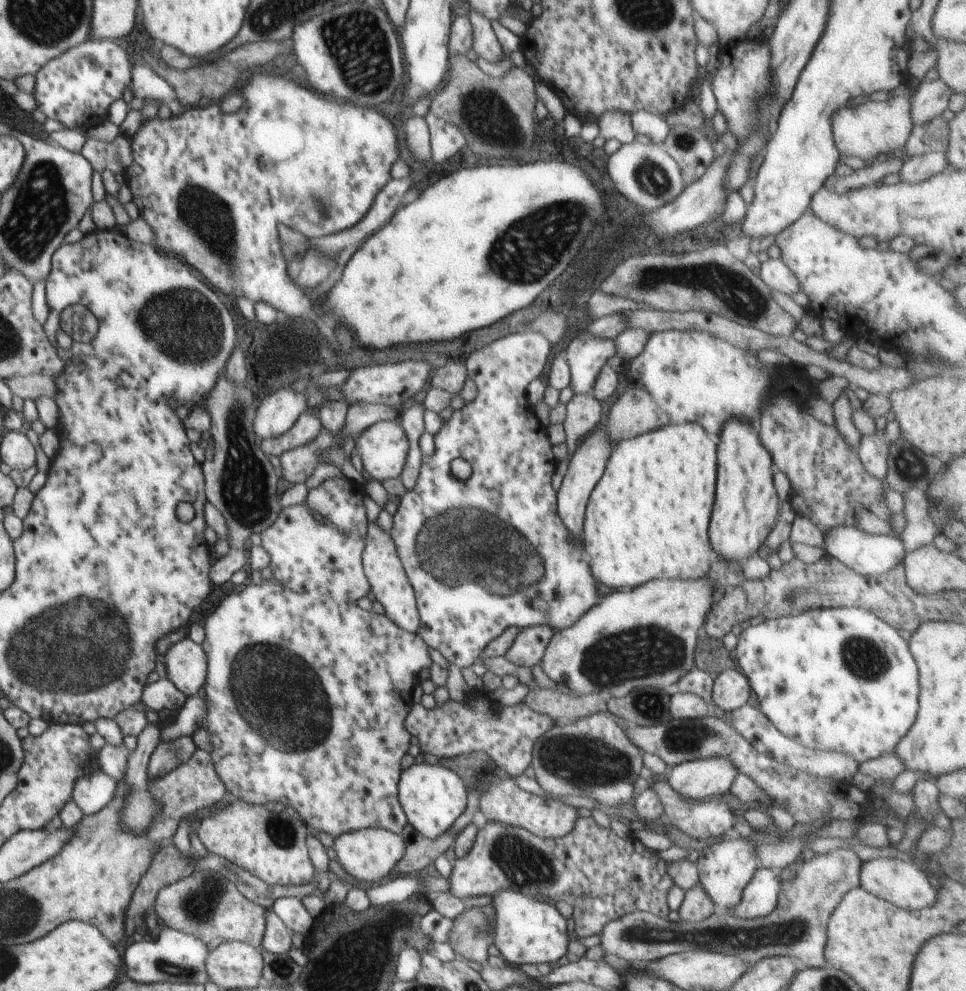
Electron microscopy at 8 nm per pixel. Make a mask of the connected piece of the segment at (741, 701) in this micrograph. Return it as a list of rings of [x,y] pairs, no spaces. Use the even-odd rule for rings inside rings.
[[[738,668],[724,670],[713,682],[713,705],[727,714],[748,703],[750,684]]]

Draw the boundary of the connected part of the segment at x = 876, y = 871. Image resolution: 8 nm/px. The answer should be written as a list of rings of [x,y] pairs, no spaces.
[[[899,857],[878,858],[878,860],[863,862],[859,873],[861,888],[866,892],[907,910],[921,910],[936,904],[939,892],[934,890],[928,877],[926,872],[911,859],[905,860]]]

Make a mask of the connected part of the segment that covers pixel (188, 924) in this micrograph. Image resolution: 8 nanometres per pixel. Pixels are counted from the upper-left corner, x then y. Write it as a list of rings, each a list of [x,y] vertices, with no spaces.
[[[210,870],[194,871],[191,876],[162,888],[154,912],[166,927],[190,936],[194,934],[206,943],[214,938],[226,938],[226,941],[240,941],[261,949],[266,932],[266,908],[245,898],[230,880]]]

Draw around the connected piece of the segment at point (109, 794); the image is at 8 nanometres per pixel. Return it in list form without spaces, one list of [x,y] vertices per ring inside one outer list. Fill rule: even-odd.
[[[90,772],[76,780],[73,787],[73,801],[84,815],[98,813],[108,806],[116,794],[117,781],[104,772]]]

